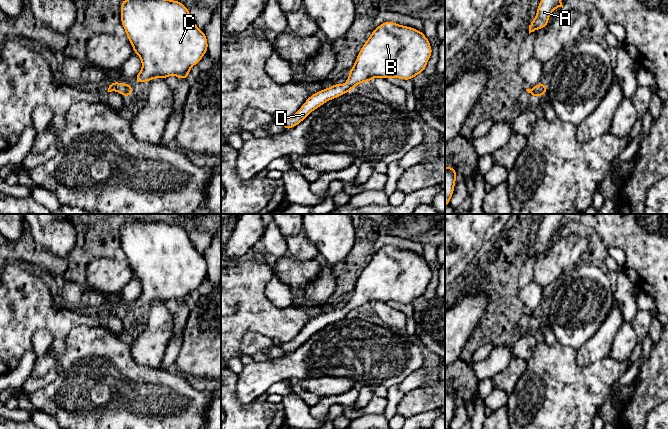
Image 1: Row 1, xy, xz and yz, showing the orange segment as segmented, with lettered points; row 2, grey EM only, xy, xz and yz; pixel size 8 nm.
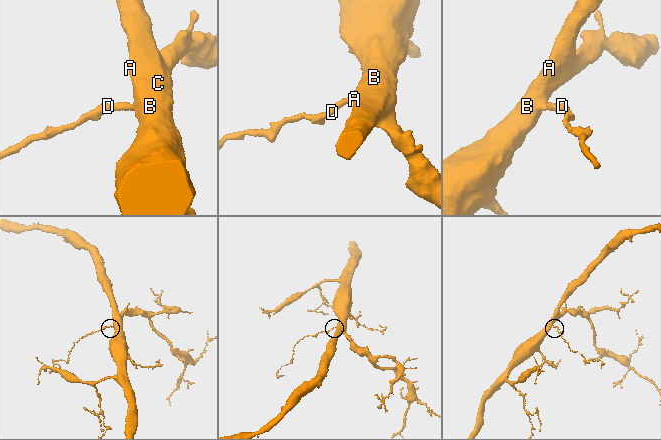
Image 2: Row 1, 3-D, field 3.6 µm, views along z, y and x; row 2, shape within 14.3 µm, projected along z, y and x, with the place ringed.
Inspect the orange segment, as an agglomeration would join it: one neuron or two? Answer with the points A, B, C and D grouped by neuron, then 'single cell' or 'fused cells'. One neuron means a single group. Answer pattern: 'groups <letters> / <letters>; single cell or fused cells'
groups A B C D; single cell

